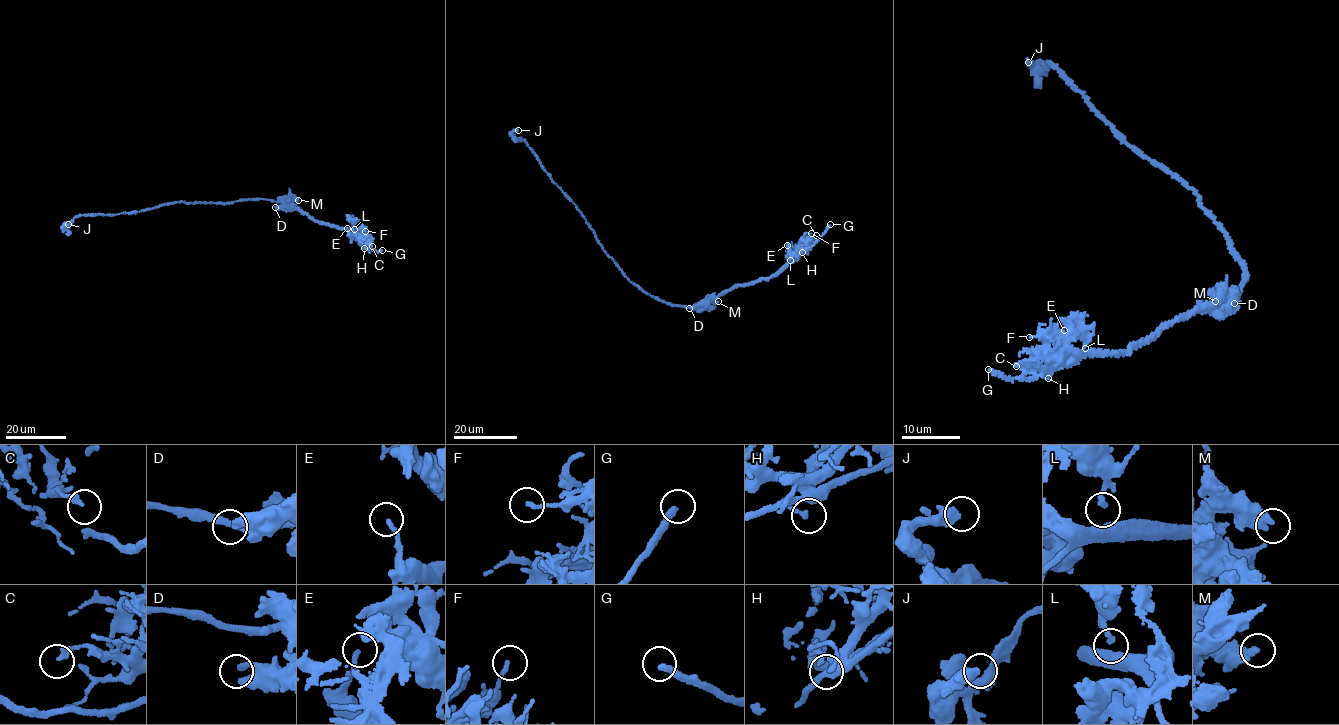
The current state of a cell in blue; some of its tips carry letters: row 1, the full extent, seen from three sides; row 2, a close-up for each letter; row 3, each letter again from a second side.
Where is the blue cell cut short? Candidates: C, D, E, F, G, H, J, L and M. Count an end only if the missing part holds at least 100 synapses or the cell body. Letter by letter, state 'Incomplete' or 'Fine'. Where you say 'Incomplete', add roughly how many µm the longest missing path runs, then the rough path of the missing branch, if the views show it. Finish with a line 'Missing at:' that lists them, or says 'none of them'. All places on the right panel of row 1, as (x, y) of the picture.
C: Fine
D: Fine
E: Fine
F: Fine
G: Incomplete. Missing length about 35 µm. Course of what is missing: (988, 369), (970, 371), (968, 363), (989, 356), (1002, 358), (1018, 385), (1041, 403), (1062, 413), (1073, 410)
H: Fine
J: Fine
L: Fine
M: Fine
Missing at: G

